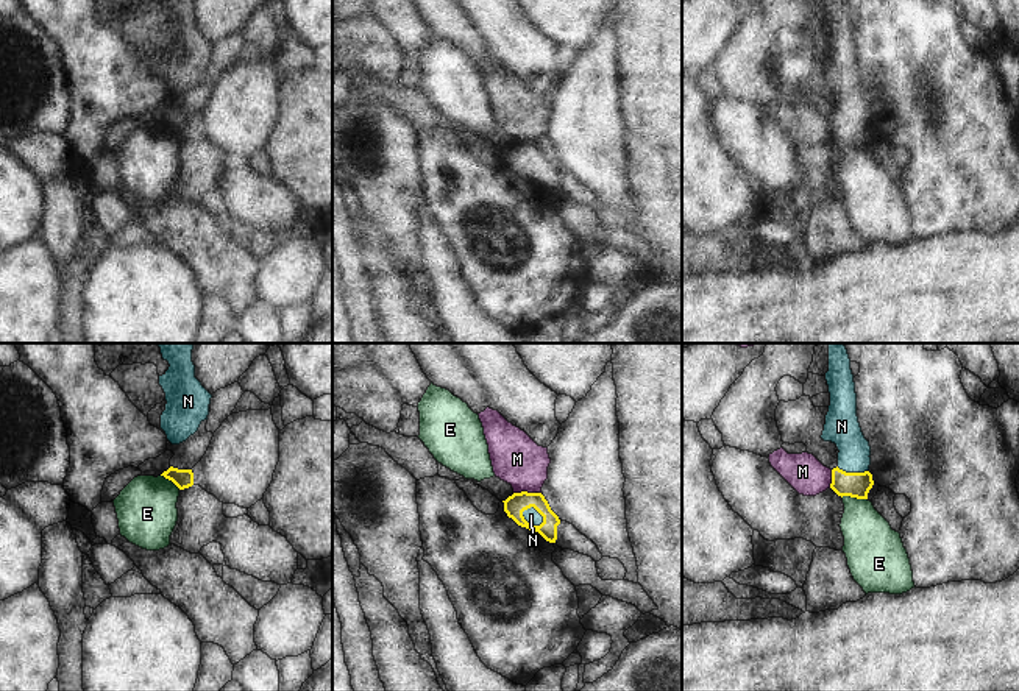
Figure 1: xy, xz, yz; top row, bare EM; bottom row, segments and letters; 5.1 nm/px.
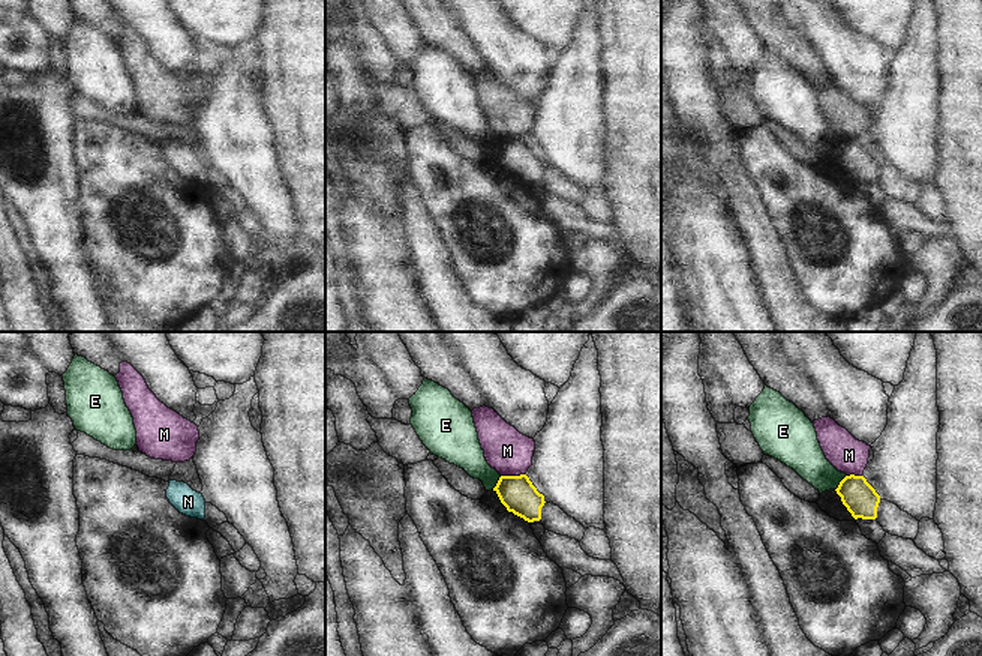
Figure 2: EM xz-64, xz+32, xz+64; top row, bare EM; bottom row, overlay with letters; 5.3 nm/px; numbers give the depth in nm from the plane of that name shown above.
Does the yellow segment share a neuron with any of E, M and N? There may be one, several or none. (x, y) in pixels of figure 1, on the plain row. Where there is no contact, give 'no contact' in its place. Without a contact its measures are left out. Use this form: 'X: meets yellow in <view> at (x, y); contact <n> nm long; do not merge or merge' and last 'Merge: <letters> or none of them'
E: meets yellow in yz at (854, 147); contact 140 nm long; do not merge
M: meets yellow in xz at (526, 142); contact 140 nm long; do not merge
N: meets yellow in xz at (529, 175); contact 130 nm long; merge
Merge: N

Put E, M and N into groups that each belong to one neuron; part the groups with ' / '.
E / M / N

